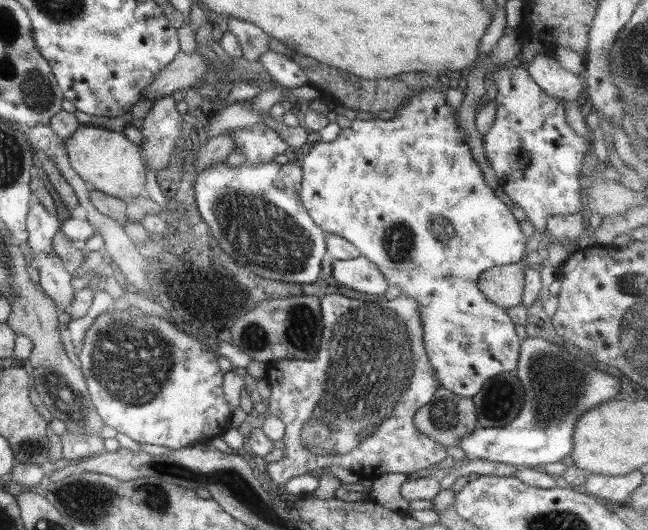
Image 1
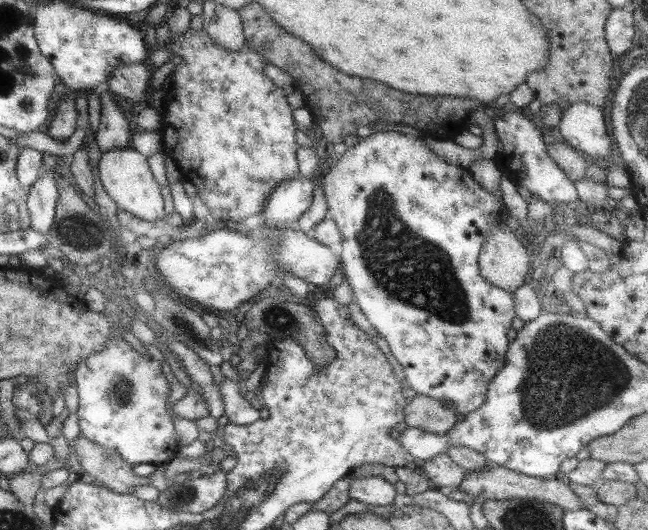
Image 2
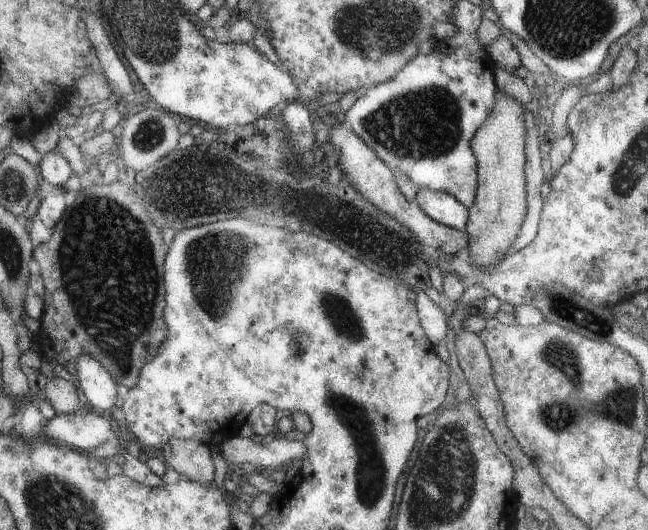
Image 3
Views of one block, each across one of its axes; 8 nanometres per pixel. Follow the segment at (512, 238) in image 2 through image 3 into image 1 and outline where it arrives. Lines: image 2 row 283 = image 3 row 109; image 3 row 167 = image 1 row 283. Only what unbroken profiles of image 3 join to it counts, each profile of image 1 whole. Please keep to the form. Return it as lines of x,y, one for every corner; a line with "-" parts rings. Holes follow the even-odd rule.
521,262
488,268
478,276
476,286
487,301
498,307
517,306
524,289
523,270

